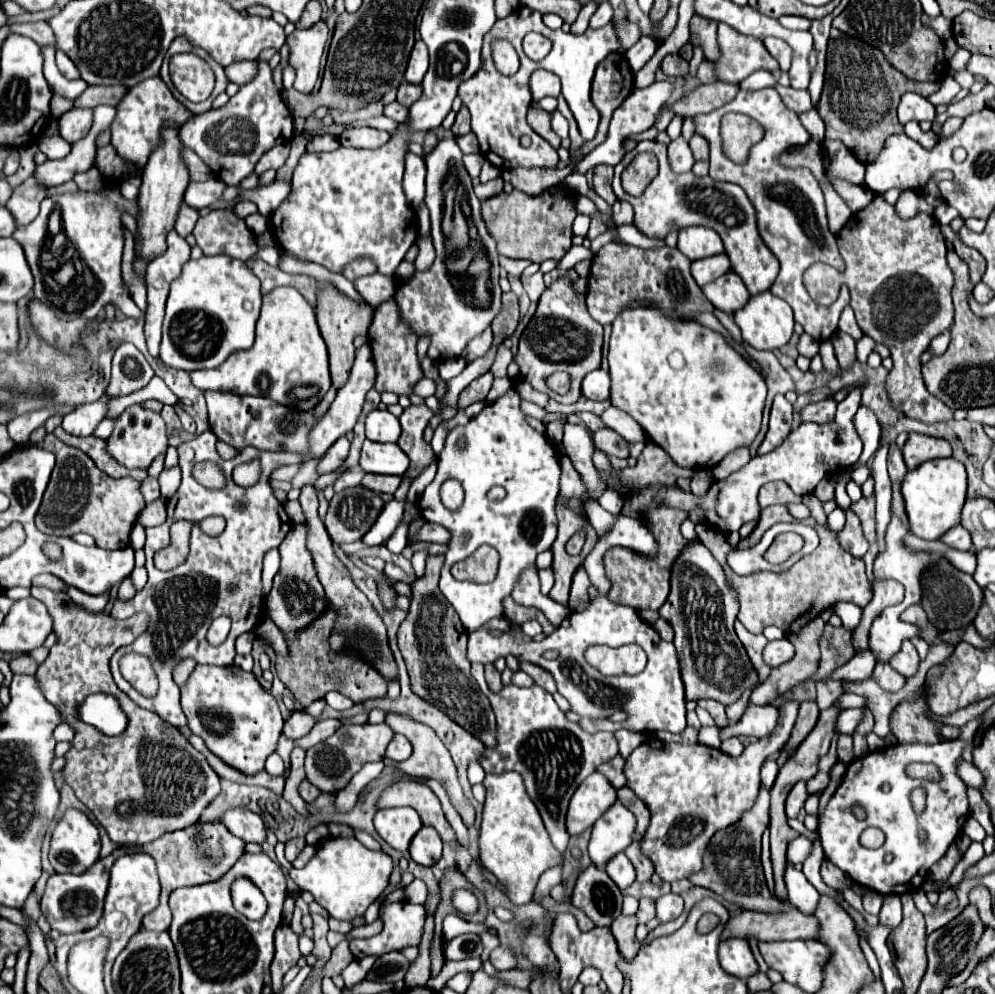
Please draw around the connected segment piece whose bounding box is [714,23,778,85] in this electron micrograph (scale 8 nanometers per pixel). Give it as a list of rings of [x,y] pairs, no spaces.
[[[724,23],[718,25],[718,47],[720,57],[714,61],[714,69],[718,79],[724,83],[738,85],[742,79],[746,79],[750,73],[758,69],[778,69],[776,59],[768,55],[760,39],[742,35]]]

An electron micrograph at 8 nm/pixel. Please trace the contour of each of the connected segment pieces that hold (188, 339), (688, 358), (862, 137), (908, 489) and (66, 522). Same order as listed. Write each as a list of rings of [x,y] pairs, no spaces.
[[[202,255],[198,261],[190,259],[184,265],[182,275],[170,285],[166,317],[162,327],[160,359],[174,369],[196,371],[196,369],[214,369],[220,363],[224,363],[230,353],[240,349],[250,349],[254,343],[254,325],[260,313],[260,299],[262,299],[260,281],[246,267],[244,261],[236,261],[226,255],[216,255],[216,257]]]
[[[650,307],[626,309],[612,323],[608,363],[612,405],[626,411],[636,423],[640,423],[650,441],[660,445],[680,467],[712,469],[734,449],[750,447],[760,431],[766,399],[764,377],[752,369],[720,333],[700,323],[672,321]]]
[[[832,29],[826,59],[826,79],[816,111],[826,123],[826,139],[842,141],[856,155],[856,159],[862,159],[862,163],[872,163],[872,159],[876,159],[880,153],[880,147],[884,147],[884,139],[900,133],[897,117],[900,97],[910,91],[927,98],[938,89],[940,83],[916,83],[906,79],[900,71],[888,65],[876,47]]]
[[[954,457],[932,459],[906,473],[902,483],[910,531],[922,539],[940,539],[948,529],[960,523],[960,511],[966,499],[966,469]]]
[[[48,433],[42,441],[42,447],[56,455],[56,467],[52,471],[52,479],[48,491],[44,493],[40,511],[36,515],[36,527],[46,535],[74,535],[88,533],[96,539],[100,549],[124,549],[130,541],[130,531],[144,509],[144,499],[140,493],[140,483],[124,477],[112,479],[104,475],[88,455],[80,449],[70,447]]]

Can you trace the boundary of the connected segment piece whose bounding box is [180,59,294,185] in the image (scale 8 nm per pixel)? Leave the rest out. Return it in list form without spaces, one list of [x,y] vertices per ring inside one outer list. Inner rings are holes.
[[[256,59],[256,63],[258,73],[252,77],[252,81],[240,85],[238,93],[230,97],[224,107],[194,115],[180,127],[182,145],[196,151],[208,163],[212,173],[226,185],[240,185],[240,181],[254,171],[258,159],[270,151],[276,141],[288,143],[294,133],[292,115],[274,85],[270,65],[262,59]]]

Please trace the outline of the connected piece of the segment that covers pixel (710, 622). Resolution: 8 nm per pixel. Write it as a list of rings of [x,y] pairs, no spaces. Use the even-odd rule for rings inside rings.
[[[690,543],[686,551],[676,559],[672,567],[672,589],[668,595],[668,601],[660,607],[660,617],[664,617],[672,629],[674,629],[674,647],[680,661],[680,675],[684,683],[684,695],[686,701],[698,701],[698,699],[714,699],[722,705],[730,705],[740,699],[744,689],[750,689],[758,685],[758,675],[740,643],[740,639],[734,633],[734,621],[738,613],[738,597],[736,591],[728,585],[726,573],[716,563],[712,553],[702,543]]]

